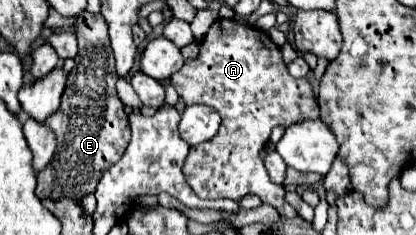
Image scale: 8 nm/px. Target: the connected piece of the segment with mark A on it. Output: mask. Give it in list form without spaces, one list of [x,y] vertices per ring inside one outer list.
[[[217,18],[201,42],[199,56],[195,60],[185,60],[183,68],[171,76],[171,84],[186,106],[209,106],[215,108],[215,112],[219,112],[221,116],[219,132],[211,140],[189,148],[189,154],[185,158],[183,174],[195,194],[199,198],[231,198],[235,202],[239,202],[247,194],[255,194],[263,200],[263,204],[277,208],[283,218],[295,218],[297,214],[293,206],[289,206],[289,202],[285,200],[285,188],[269,178],[259,152],[265,148],[275,126],[291,126],[303,120],[315,120],[319,118],[319,106],[315,102],[311,84],[305,78],[293,78],[287,72],[279,46],[259,28]]]

